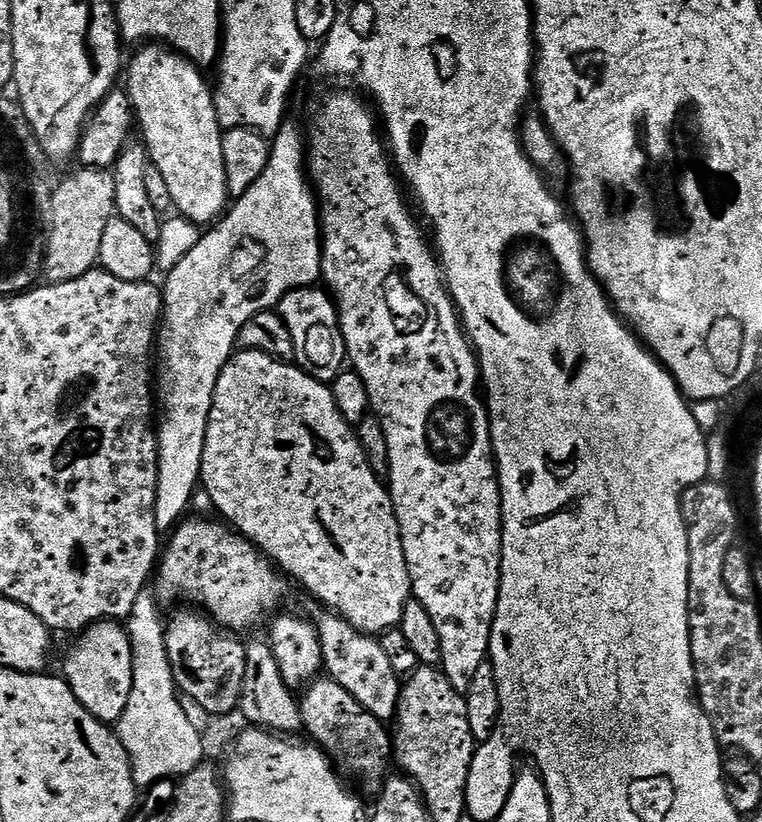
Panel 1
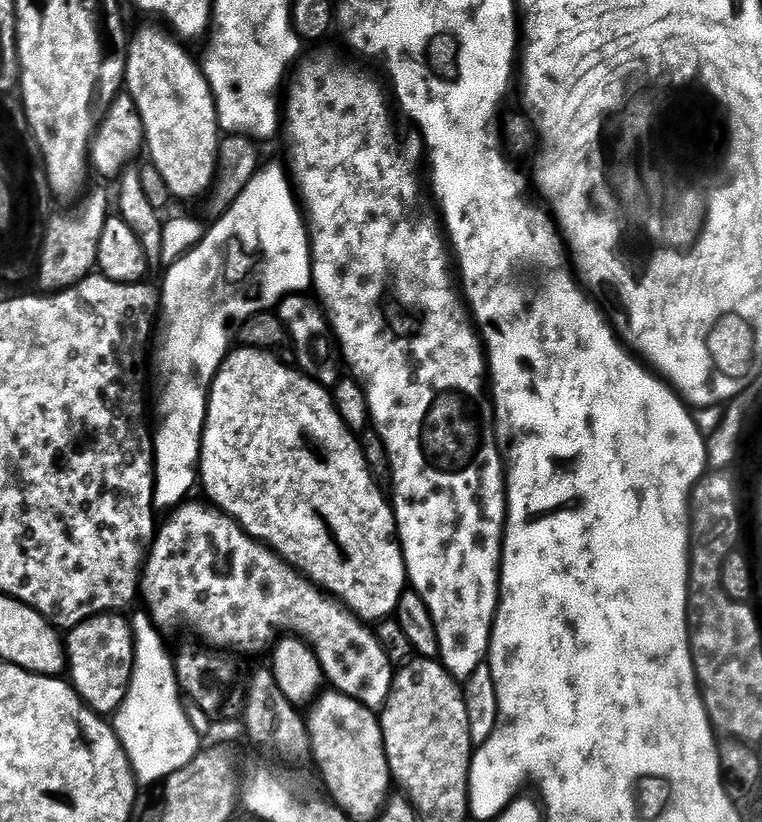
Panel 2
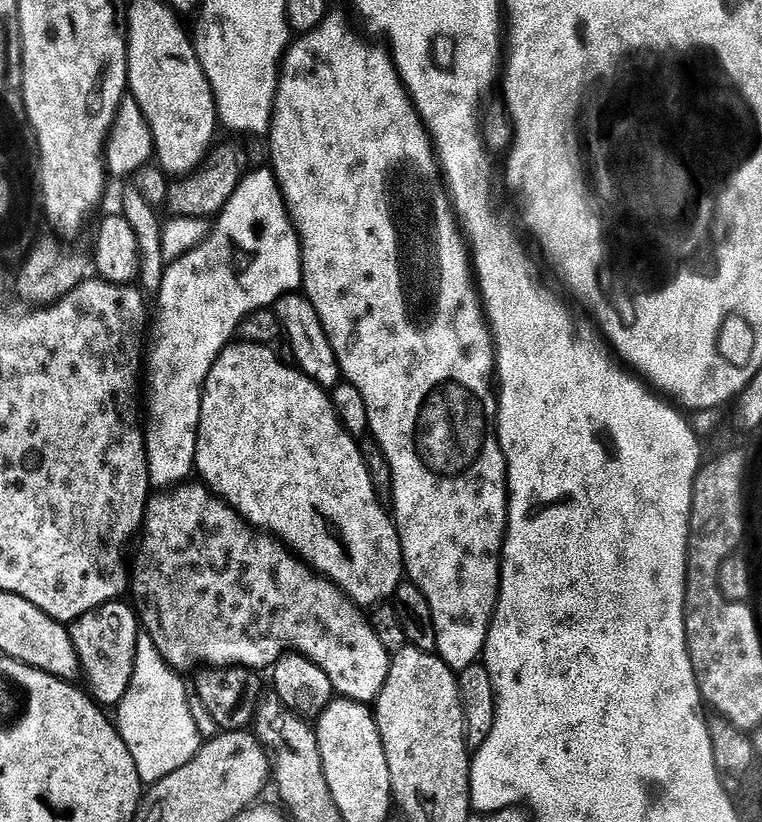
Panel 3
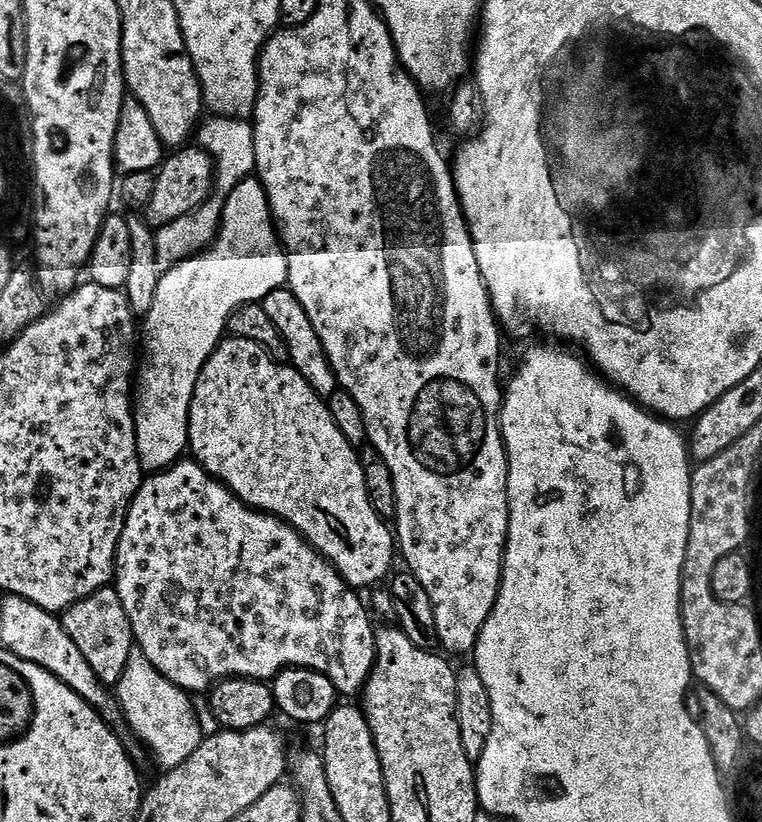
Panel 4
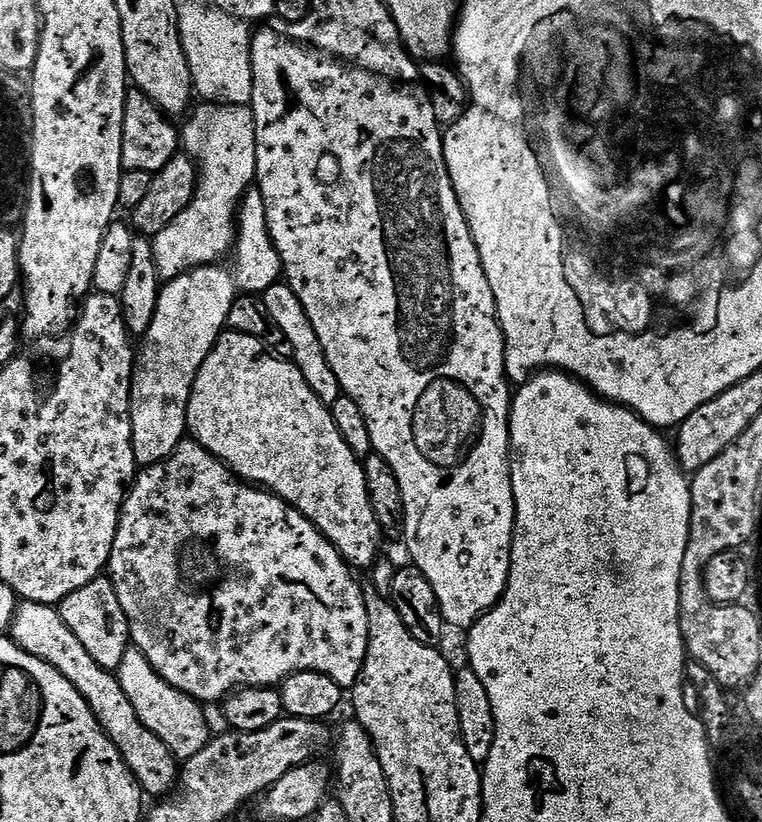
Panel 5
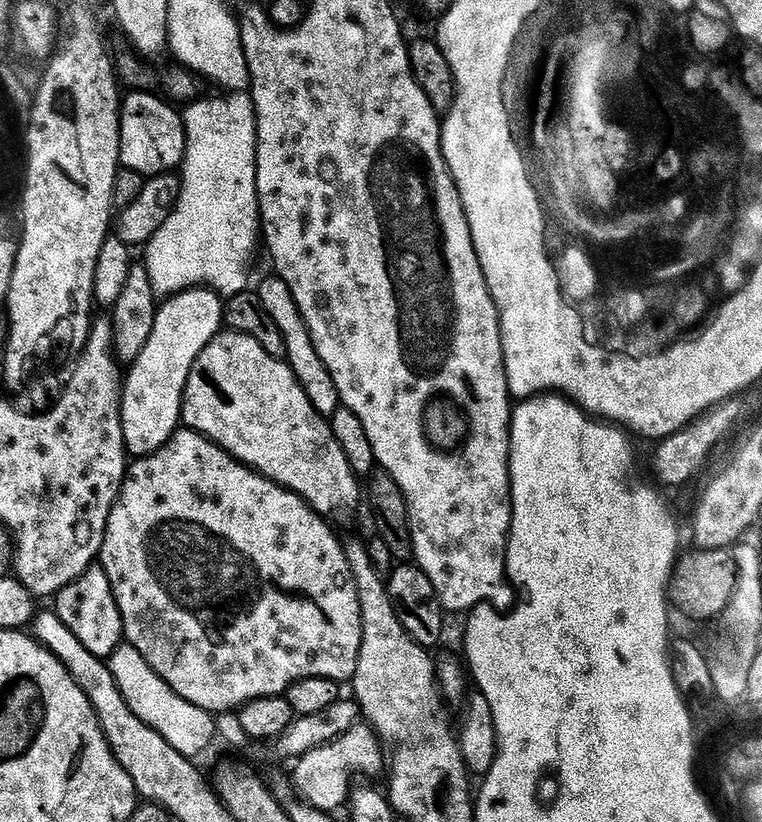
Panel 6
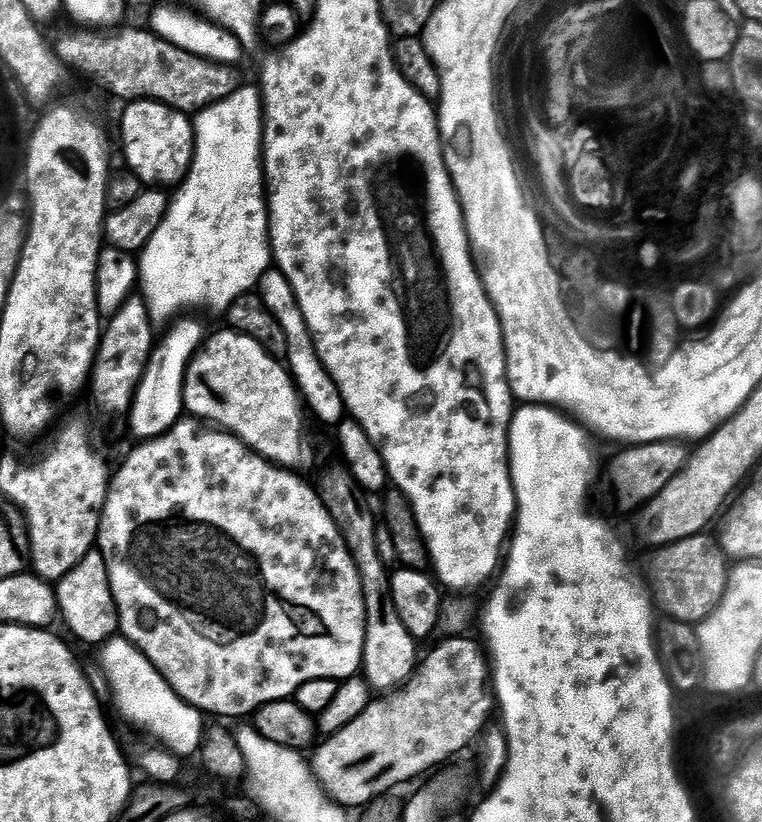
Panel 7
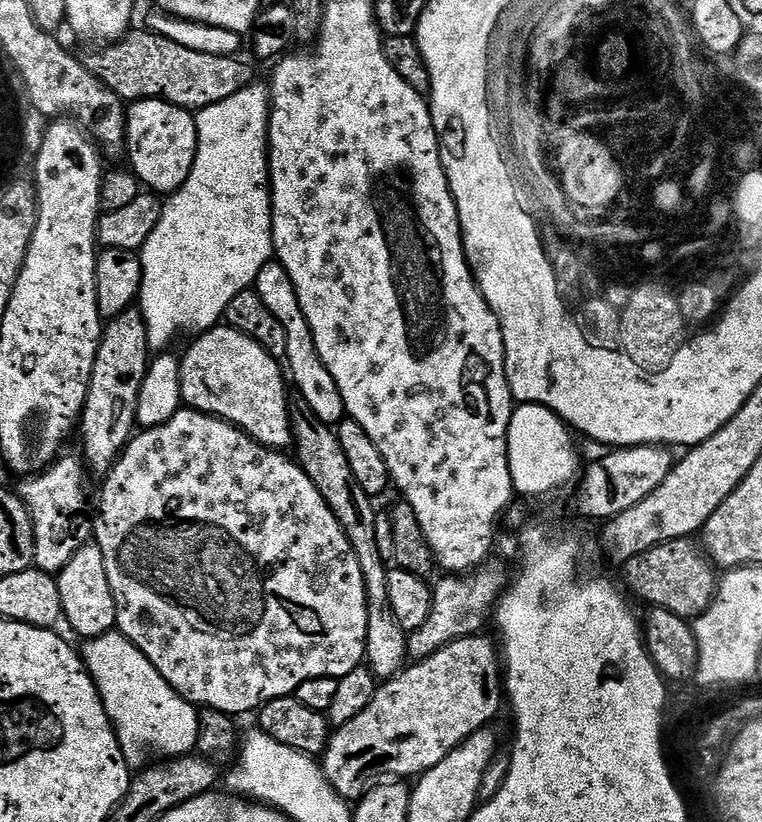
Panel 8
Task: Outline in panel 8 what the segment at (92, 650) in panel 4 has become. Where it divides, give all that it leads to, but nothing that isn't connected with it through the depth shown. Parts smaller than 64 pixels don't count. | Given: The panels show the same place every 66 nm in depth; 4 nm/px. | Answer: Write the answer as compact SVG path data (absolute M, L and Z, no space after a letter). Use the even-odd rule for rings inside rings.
M95 542L81 543L74 558L56 576L58 594L62 598L63 619L83 638L101 636L116 628L116 603L110 590L110 578L106 578L106 558Z

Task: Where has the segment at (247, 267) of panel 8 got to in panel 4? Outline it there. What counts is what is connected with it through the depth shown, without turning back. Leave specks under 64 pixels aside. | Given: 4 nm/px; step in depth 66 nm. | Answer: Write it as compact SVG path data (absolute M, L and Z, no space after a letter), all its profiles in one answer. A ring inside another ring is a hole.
M216 116L208 119L199 125L198 144L212 156L215 164L215 194L212 194L200 208L186 214L185 217L178 218L177 221L170 222L169 225L156 232L158 262L164 270L182 263L183 260L189 260L191 256L197 256L216 239L216 233L220 230L220 217L224 214L225 198L243 180L249 179L256 170L253 125L248 120L233 120L230 116Z

